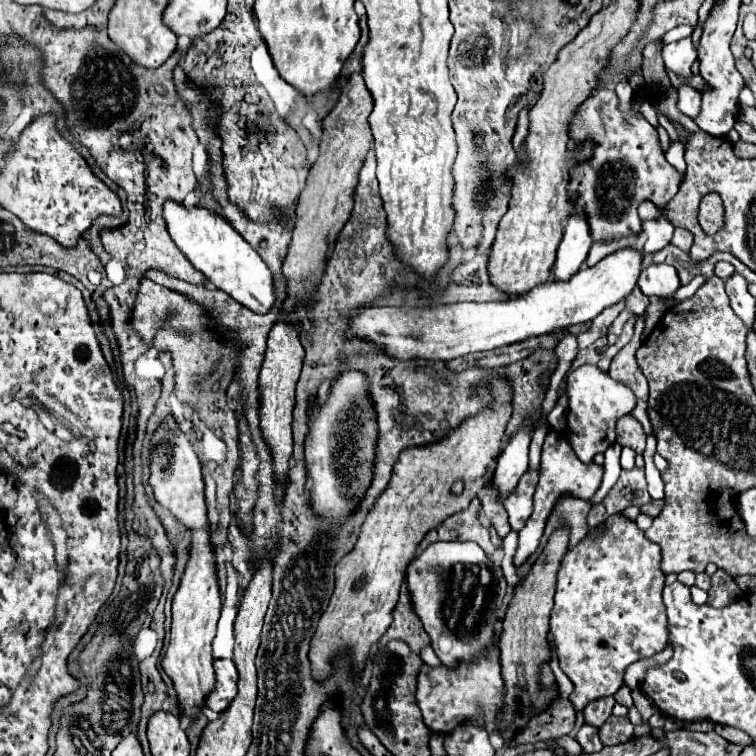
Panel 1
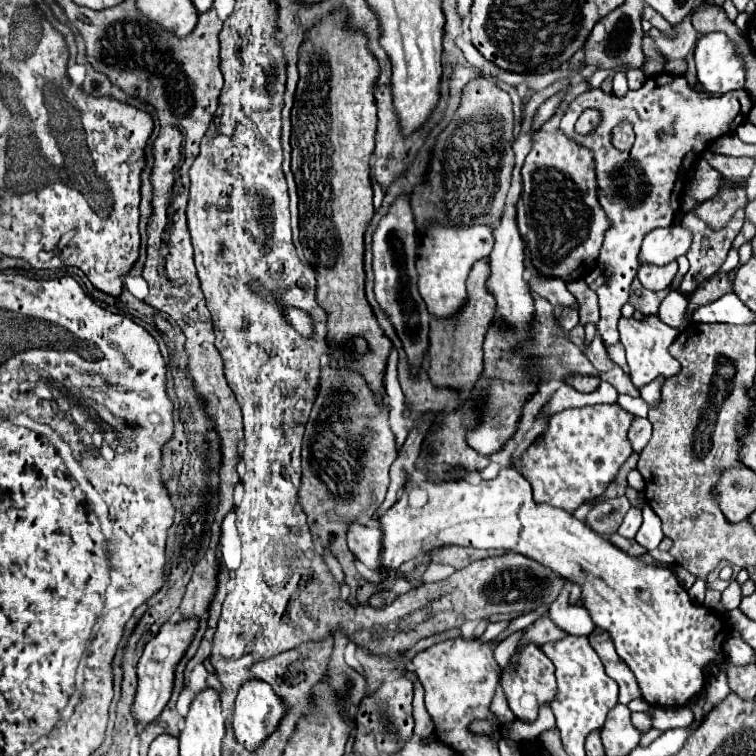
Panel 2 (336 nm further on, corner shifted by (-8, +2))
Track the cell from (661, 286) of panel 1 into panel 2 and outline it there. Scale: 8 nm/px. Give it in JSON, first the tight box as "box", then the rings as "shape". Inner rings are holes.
{"box":[637,262,677,290],"shape":[[[641,262],[637,278],[641,280],[641,284],[647,290],[663,290],[671,284],[675,272],[677,272],[677,262],[671,262],[671,264],[665,264],[665,266],[655,266],[655,264]]]}

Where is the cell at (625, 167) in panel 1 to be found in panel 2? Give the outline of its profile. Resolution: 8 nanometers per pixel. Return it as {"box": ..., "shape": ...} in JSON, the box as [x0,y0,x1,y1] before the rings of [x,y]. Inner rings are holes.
{"box":[559,72,753,346],"shape":[[[667,72],[647,78],[639,90],[629,90],[623,98],[617,98],[615,94],[603,94],[603,90],[597,88],[583,92],[567,106],[559,128],[577,138],[577,142],[583,142],[583,146],[595,154],[599,202],[611,220],[611,228],[605,234],[597,262],[599,266],[607,264],[607,270],[603,272],[607,282],[597,288],[601,310],[597,330],[605,346],[619,342],[617,320],[621,318],[621,306],[629,300],[629,288],[639,268],[637,256],[643,238],[653,228],[665,228],[673,224],[673,216],[679,206],[671,204],[671,196],[677,184],[681,162],[687,156],[689,160],[699,156],[719,136],[733,134],[737,126],[747,120],[751,108],[753,100],[747,92],[739,90],[723,96],[701,96],[689,88],[683,76],[671,76]],[[587,108],[599,110],[601,122],[589,134],[579,136],[575,132],[575,122]],[[621,120],[631,122],[635,130],[635,144],[629,152],[619,152],[609,142],[611,128]],[[615,214],[621,214],[621,218]]]}

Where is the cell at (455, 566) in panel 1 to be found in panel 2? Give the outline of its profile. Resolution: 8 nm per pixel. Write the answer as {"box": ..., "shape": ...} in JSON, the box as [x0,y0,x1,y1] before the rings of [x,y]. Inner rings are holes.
{"box":[347,522,381,570],"shape":[[[353,522],[347,528],[347,546],[355,554],[355,558],[371,570],[379,568],[379,540],[381,540],[381,528],[375,524],[361,526]]]}

